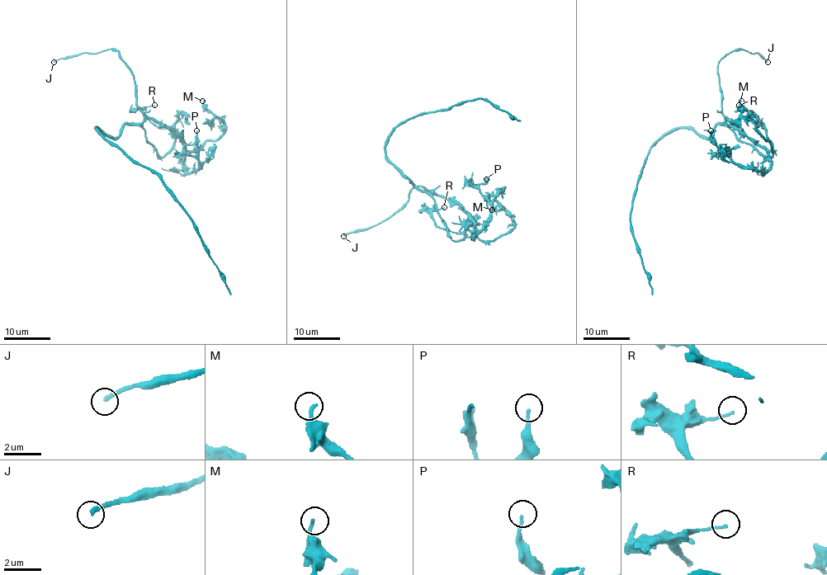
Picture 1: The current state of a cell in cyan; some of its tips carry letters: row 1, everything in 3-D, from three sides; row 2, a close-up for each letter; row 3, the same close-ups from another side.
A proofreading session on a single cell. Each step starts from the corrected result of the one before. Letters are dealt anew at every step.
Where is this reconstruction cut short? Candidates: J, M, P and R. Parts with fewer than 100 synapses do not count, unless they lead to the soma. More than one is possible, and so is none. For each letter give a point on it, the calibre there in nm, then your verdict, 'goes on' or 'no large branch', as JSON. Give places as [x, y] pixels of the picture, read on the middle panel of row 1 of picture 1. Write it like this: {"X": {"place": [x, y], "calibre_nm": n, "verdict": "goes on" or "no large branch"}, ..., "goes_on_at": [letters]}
{"J": {"place": [343, 236], "calibre_nm": 240, "verdict": "goes on"}, "M": {"place": [492, 209], "calibre_nm": 220, "verdict": "no large branch"}, "P": {"place": [486, 179], "calibre_nm": 140, "verdict": "no large branch"}, "R": {"place": [444, 207], "calibre_nm": 110, "verdict": "no large branch"}, "goes_on_at": ["J"]}

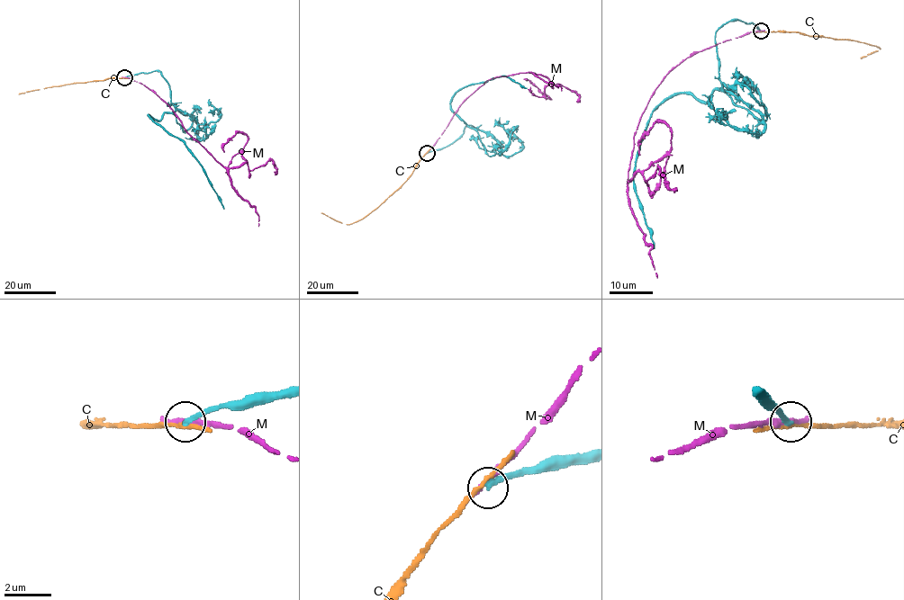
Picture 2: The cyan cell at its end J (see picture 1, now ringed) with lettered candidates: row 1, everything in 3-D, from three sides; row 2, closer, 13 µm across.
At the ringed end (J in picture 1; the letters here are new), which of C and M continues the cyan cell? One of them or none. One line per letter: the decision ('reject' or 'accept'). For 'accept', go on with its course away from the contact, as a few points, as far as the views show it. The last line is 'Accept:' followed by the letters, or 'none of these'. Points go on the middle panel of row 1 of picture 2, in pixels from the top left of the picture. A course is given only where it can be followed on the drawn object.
C: reject
M: reject
Accept: none of these

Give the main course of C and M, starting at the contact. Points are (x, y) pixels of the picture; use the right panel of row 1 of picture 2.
C: (761, 31), (801, 32), (852, 40), (878, 47), (879, 49), (861, 58)
M: (759, 31), (693, 52), (664, 76), (636, 132), (628, 182), (668, 152), (664, 122), (639, 140), (639, 155)

